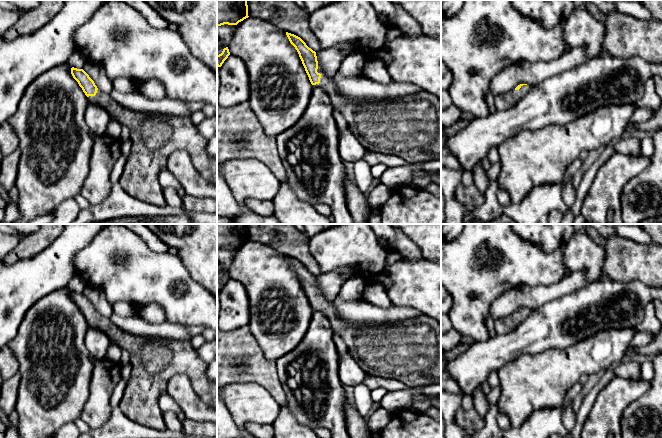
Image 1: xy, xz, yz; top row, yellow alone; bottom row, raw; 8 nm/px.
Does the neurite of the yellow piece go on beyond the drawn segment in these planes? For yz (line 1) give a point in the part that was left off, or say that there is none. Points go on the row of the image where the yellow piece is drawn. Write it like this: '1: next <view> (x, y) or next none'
1: next yz (503, 102)

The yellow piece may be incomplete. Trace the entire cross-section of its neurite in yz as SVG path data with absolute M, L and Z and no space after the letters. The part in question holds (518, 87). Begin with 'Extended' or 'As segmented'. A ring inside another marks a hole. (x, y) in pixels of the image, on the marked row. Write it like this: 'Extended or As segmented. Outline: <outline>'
Extended. Outline: M520 84L514 90L495 96L497 111L505 111L514 107L531 89L528 84Z

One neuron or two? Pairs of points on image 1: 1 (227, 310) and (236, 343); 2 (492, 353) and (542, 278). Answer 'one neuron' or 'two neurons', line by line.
1: two neurons
2: two neurons

